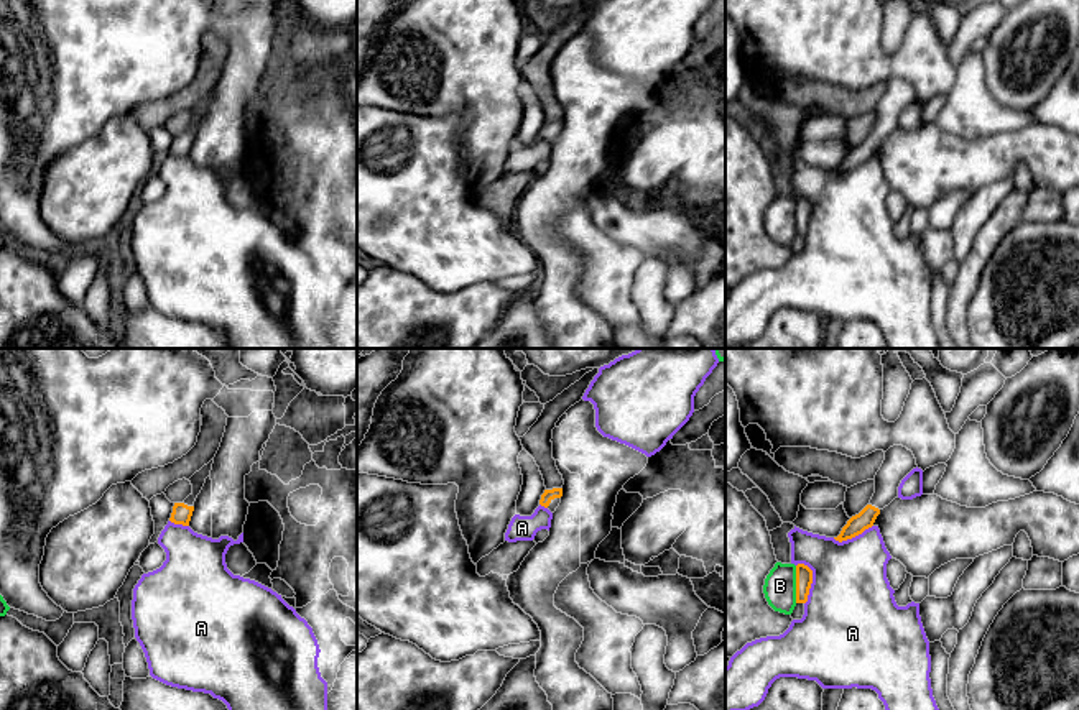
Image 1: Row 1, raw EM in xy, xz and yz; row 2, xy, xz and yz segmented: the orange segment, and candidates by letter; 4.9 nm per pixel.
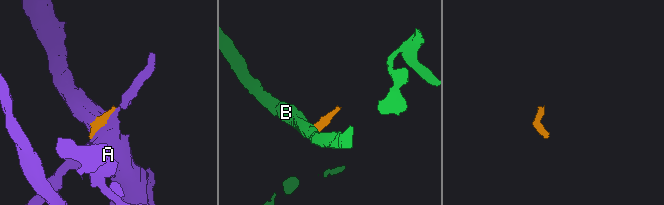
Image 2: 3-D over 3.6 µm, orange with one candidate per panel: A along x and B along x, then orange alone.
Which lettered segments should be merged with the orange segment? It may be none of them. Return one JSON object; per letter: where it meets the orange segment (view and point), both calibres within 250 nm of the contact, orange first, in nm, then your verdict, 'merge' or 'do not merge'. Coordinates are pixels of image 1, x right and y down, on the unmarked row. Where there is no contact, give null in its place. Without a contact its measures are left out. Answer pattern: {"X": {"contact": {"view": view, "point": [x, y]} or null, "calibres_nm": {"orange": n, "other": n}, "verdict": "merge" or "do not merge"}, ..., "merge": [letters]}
{"A": {"contact": {"view": "yz", "point": [811, 212]}, "calibres_nm": {"orange": 80, "other": 460}, "verdict": "do not merge"}, "B": {"contact": {"view": "yz", "point": [796, 216]}, "calibres_nm": {"orange": 80, "other": 160}, "verdict": "do not merge"}, "merge": []}

